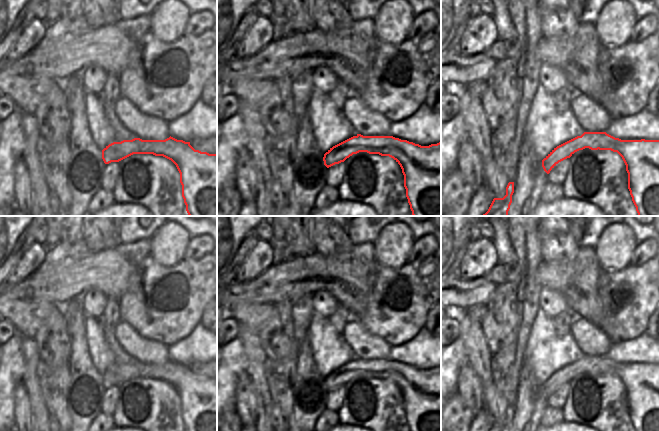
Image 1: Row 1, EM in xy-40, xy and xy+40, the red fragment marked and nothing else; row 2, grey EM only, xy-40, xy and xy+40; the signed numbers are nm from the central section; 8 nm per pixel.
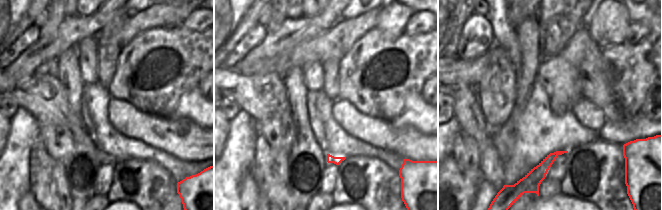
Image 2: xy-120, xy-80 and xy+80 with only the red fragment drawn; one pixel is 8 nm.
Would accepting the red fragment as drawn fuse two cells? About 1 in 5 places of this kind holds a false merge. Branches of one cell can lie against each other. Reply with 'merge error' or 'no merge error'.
merge error

